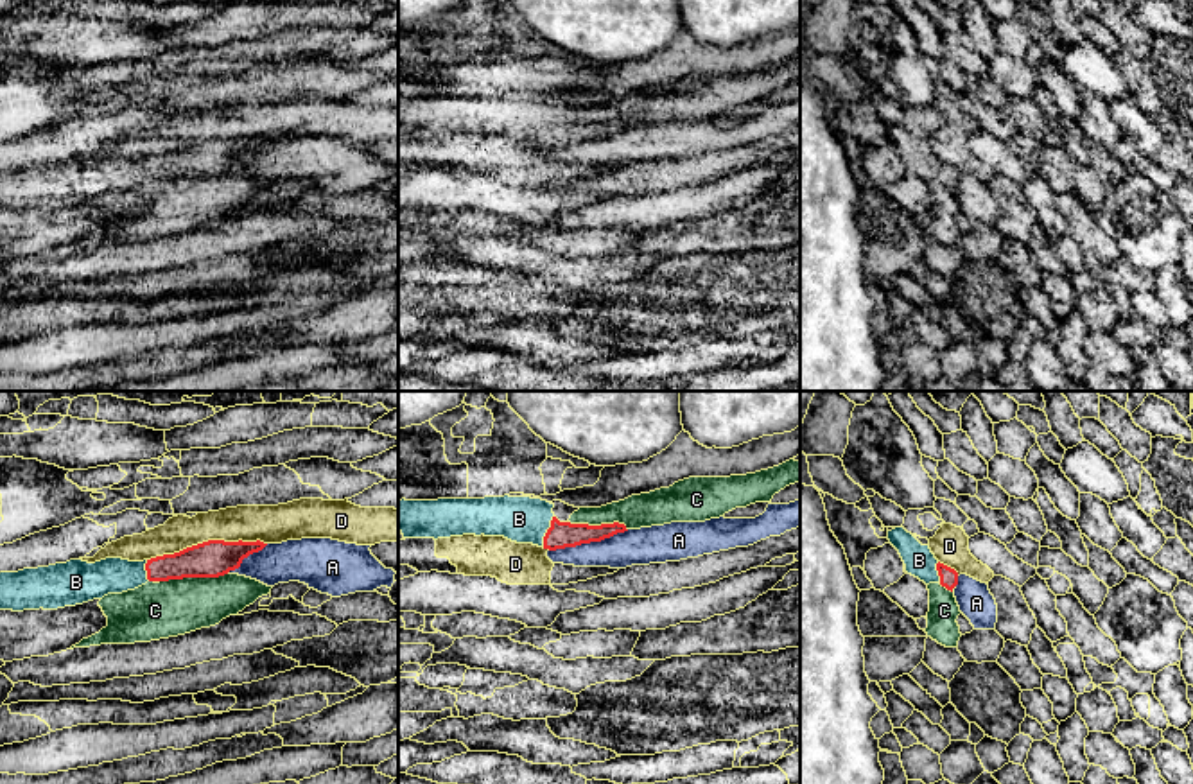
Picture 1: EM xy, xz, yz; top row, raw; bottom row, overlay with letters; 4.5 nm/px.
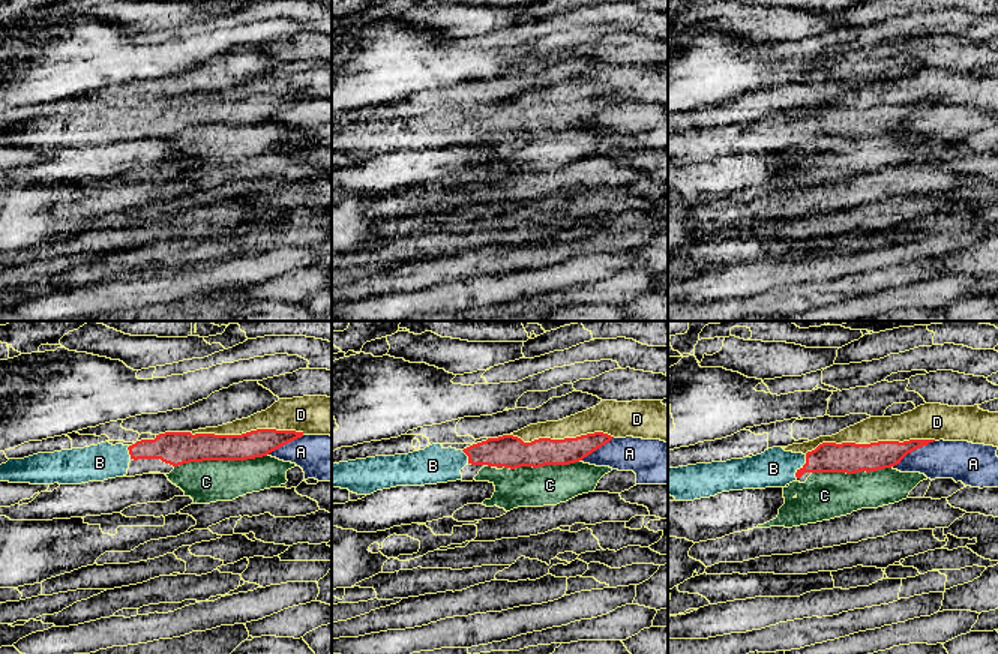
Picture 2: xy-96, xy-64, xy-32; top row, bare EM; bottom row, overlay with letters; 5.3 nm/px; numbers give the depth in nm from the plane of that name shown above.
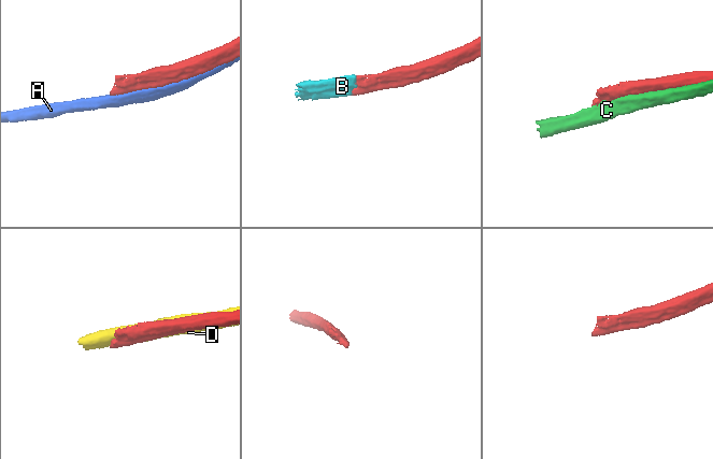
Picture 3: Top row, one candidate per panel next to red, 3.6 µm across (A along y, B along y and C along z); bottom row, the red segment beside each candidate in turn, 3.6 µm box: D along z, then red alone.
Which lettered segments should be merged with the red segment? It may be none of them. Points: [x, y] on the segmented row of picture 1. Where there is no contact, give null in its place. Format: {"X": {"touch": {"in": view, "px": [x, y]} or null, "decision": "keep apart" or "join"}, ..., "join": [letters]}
{"A": {"touch": {"in": "xz", "px": [589, 542]}, "decision": "keep apart"}, "B": {"touch": {"in": "xz", "px": [548, 531]}, "decision": "join"}, "C": {"touch": {"in": "xy", "px": [192, 576]}, "decision": "keep apart"}, "D": {"touch": {"in": "xy", "px": [208, 540]}, "decision": "keep apart"}, "join": ["B"]}

